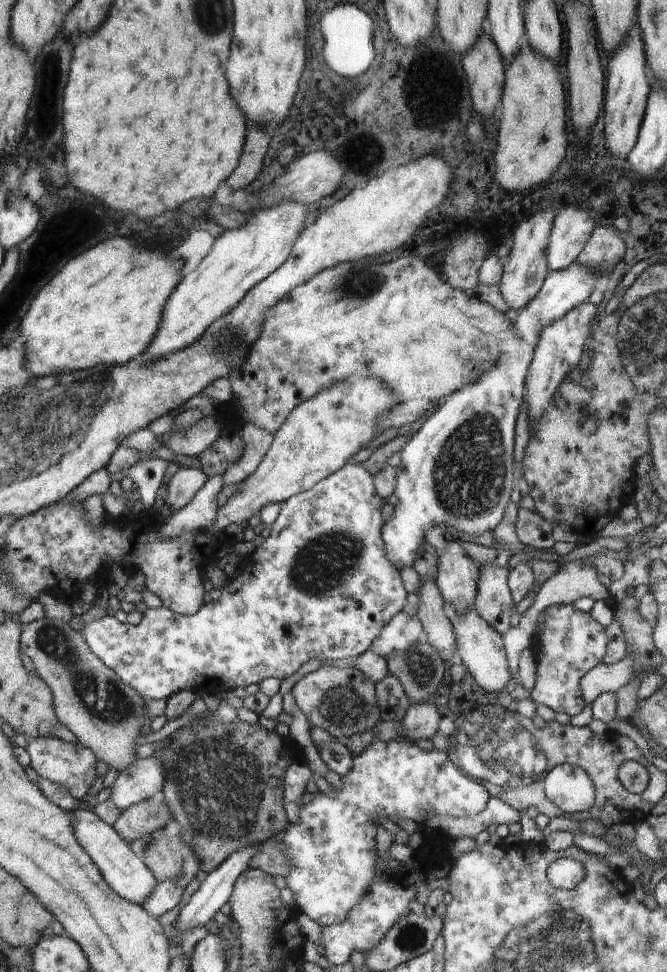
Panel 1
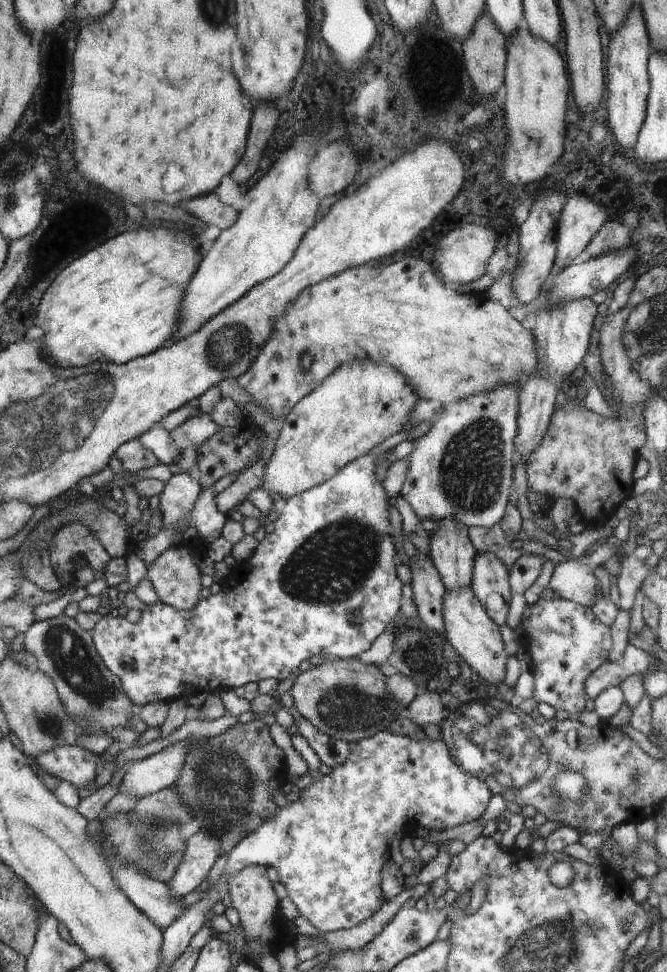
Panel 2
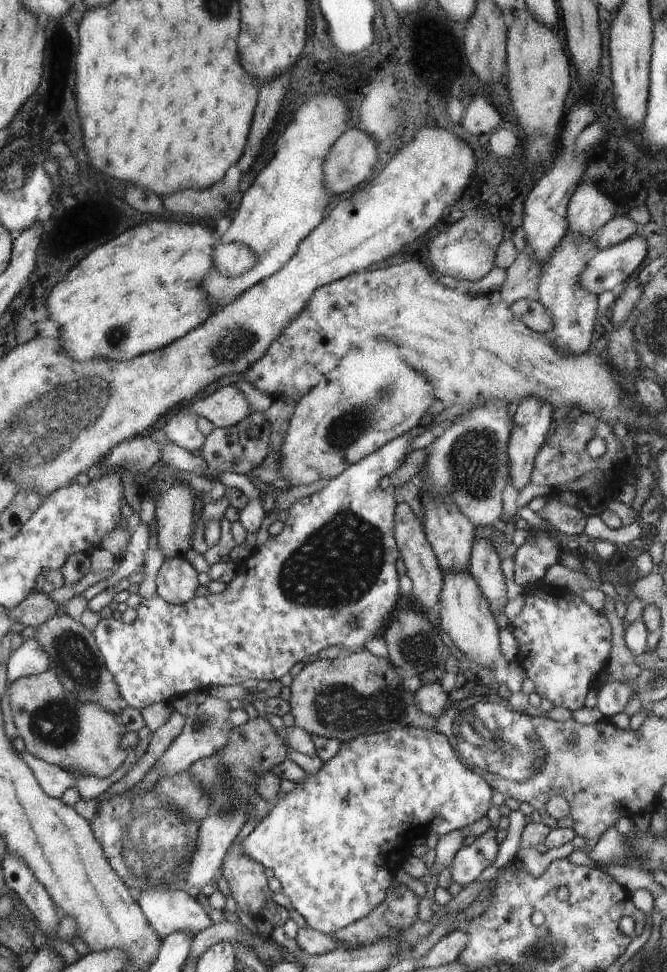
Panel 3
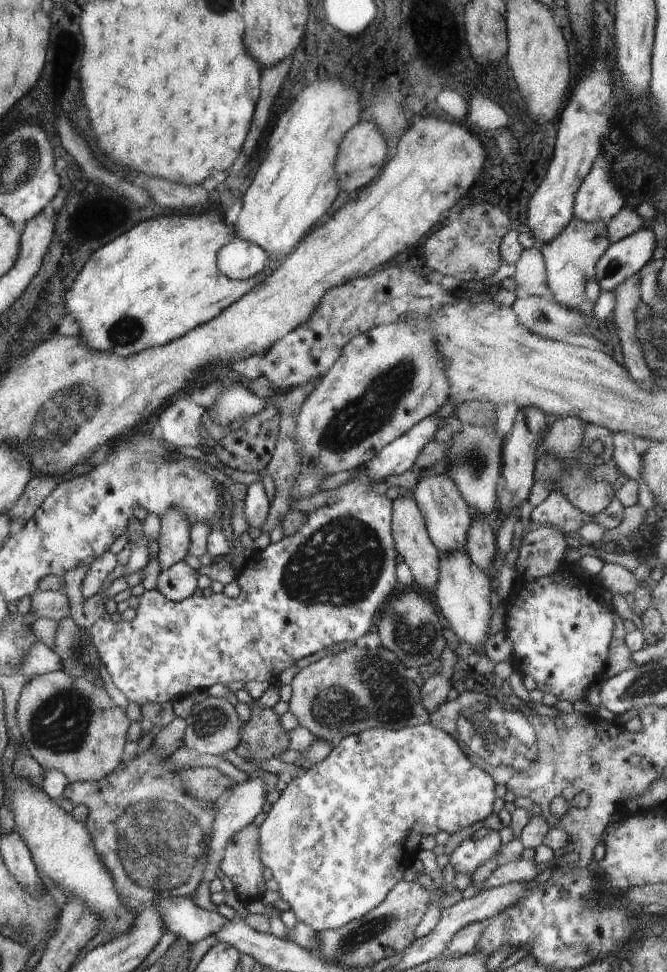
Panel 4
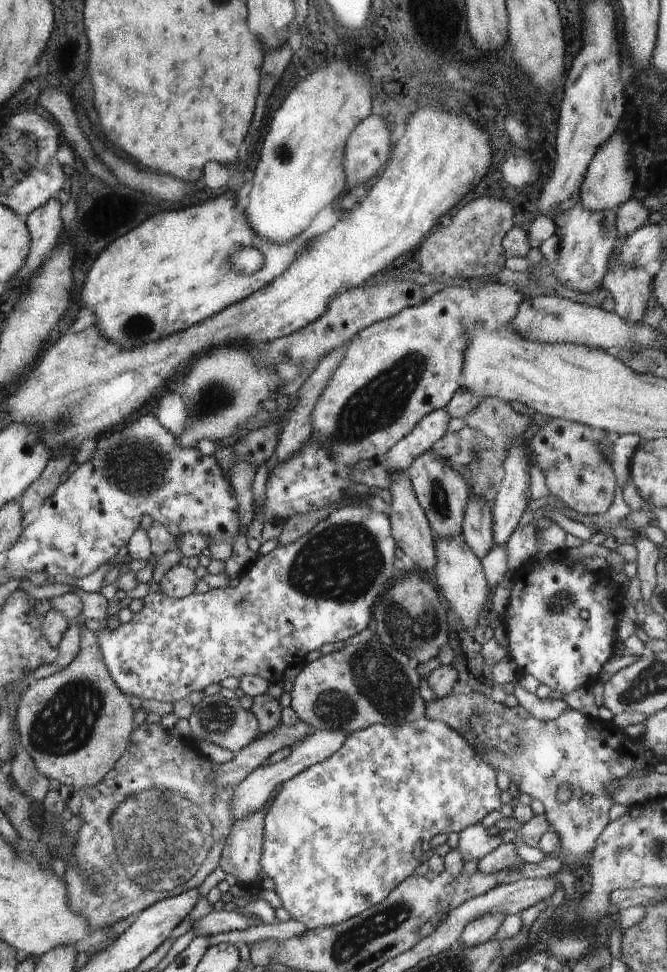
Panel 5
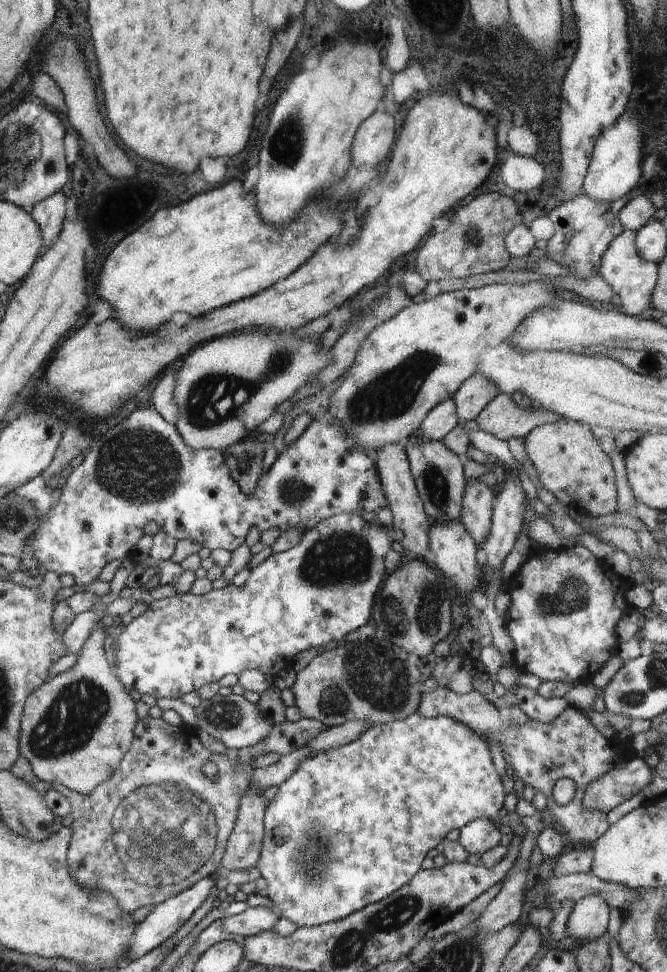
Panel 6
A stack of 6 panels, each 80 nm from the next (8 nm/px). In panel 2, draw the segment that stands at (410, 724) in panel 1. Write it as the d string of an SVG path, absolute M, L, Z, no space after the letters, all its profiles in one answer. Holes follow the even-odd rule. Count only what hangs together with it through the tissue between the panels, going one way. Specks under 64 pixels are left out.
M425 689L412 699L406 708L406 714L420 728L431 724L440 726L445 719L444 708L440 695L436 691Z

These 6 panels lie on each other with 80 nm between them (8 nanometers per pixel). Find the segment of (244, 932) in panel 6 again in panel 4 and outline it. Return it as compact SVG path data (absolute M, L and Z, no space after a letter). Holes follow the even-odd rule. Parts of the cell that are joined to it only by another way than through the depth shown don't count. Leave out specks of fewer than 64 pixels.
M191 896L164 898L154 902L165 920L166 931L174 932L178 938L186 939L190 944L207 936L216 935L231 921L218 911L198 908Z

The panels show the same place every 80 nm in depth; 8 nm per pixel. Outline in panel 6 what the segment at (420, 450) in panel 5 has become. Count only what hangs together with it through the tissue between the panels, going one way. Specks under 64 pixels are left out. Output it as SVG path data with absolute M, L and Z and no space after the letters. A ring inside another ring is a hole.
M448 398L442 404L432 408L432 411L422 420L422 424L418 428L418 436L422 440L440 440L457 426L459 418L456 414L456 406L454 400Z

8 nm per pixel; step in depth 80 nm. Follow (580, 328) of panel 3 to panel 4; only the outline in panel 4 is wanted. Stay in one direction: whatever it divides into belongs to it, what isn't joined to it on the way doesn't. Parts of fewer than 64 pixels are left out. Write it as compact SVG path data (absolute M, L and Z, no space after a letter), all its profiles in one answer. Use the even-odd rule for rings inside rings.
M574 216L558 236L542 243L540 252L546 263L547 283L552 289L552 298L568 308L590 313L601 291L595 266L610 243L606 221L583 221Z

